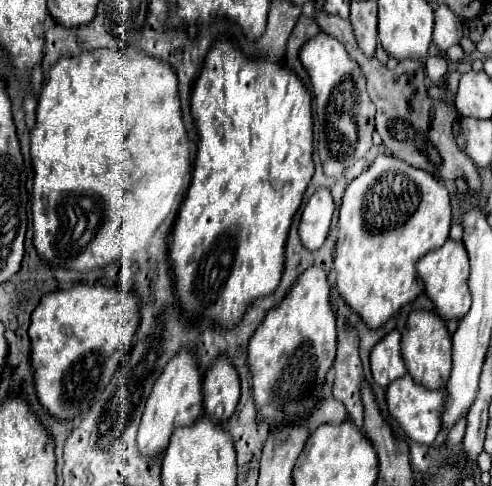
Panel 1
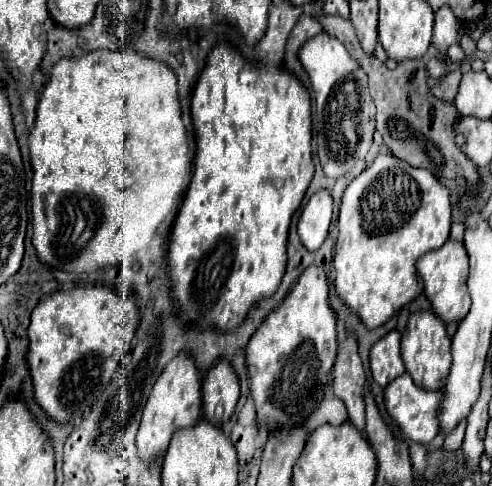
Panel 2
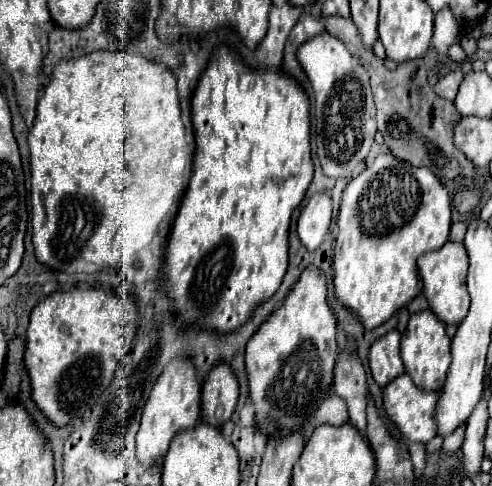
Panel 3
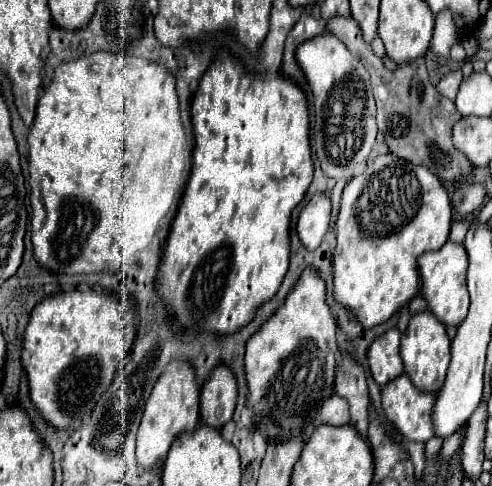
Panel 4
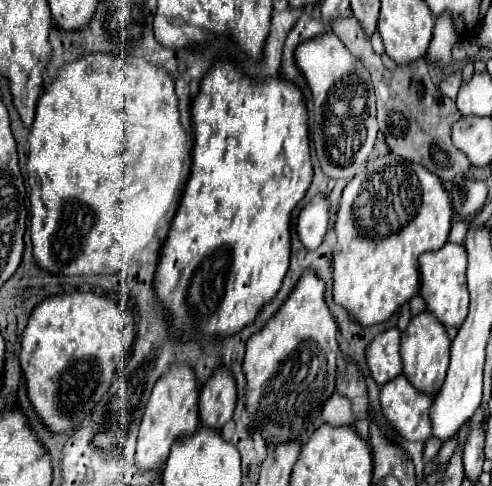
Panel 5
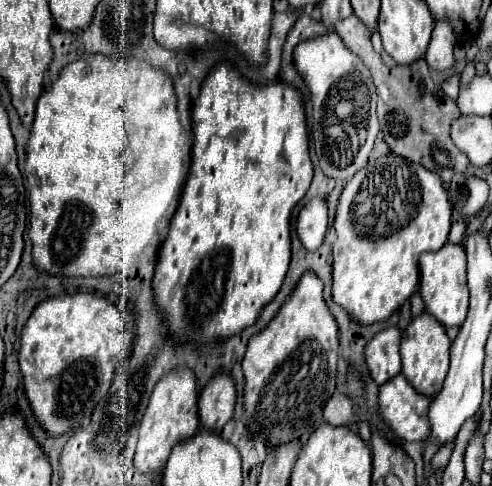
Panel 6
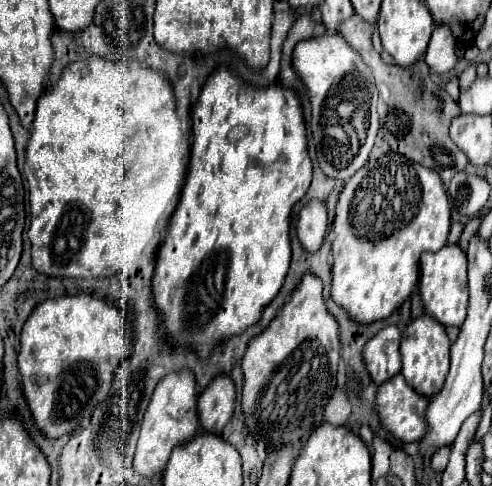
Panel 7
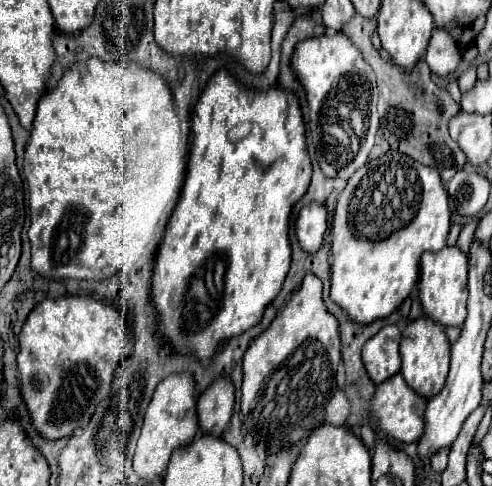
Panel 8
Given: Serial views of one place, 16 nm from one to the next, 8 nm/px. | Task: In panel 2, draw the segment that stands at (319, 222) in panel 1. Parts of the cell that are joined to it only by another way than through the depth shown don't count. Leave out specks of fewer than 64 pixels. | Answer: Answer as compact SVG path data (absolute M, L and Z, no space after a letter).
M326 188L318 190L304 206L298 222L298 234L308 250L318 250L326 240L332 222L332 210L334 210L332 196Z

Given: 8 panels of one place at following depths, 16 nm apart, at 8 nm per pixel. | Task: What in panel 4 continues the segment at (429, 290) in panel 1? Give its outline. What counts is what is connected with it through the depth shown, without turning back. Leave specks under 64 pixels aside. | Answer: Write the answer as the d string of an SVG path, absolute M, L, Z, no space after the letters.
M446 242L440 250L422 254L418 258L418 272L422 278L422 296L426 298L432 314L442 324L458 326L464 320L464 316L468 314L470 298L468 298L468 290L466 290L466 270L468 270L466 248L456 242Z

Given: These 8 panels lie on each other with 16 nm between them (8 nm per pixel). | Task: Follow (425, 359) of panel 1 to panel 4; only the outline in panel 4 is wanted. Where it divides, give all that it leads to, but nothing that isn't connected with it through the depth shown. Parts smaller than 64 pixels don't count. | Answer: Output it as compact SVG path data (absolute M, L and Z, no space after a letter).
M430 310L418 312L410 318L406 332L402 334L402 344L400 344L400 356L404 362L404 372L410 376L412 384L418 390L424 392L440 392L444 386L446 370L450 366L450 338L446 334L446 328L436 316L432 316Z

